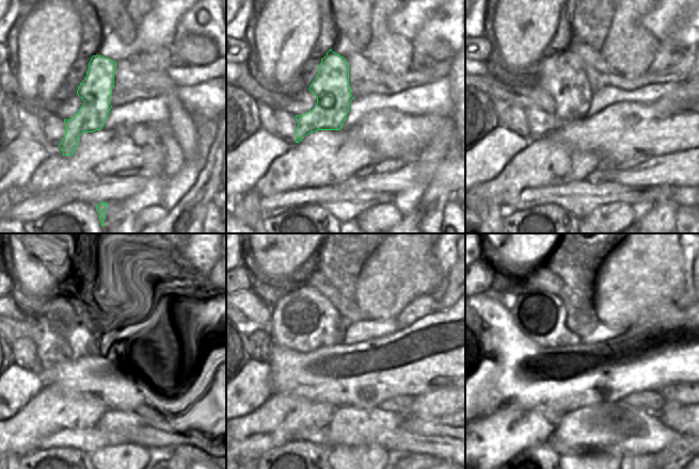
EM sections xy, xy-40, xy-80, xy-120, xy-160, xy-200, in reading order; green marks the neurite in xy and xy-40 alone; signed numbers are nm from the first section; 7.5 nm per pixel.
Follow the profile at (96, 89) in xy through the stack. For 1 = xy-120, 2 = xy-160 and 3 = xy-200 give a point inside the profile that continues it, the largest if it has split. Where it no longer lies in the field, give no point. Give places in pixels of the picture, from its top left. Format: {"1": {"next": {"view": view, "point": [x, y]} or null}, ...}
{"1": {"next": {"view": "xy-120", "point": [75, 325]}}, "2": {"next": {"view": "xy-160", "point": [304, 320]}}, "3": {"next": {"view": "xy-200", "point": [541, 317]}}}

